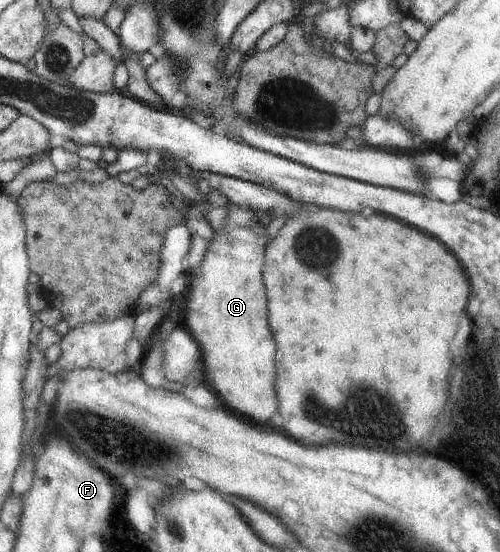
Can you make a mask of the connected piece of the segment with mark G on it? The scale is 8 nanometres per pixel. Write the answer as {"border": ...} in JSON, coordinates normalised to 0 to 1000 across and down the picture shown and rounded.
{"border":[[[456,368],[450,373],[450,393],[446,406],[440,413],[426,418],[424,428],[418,431],[416,446],[406,460],[402,476],[392,486],[380,486],[370,495],[372,505],[380,520],[372,524],[370,531],[376,542],[372,542],[372,563],[368,563],[368,580],[362,589],[370,600],[388,614],[388,620],[396,625],[402,641],[404,672],[420,687],[424,701],[428,701],[430,716],[440,719],[452,732],[458,745],[466,750],[474,750],[478,755],[488,757],[500,766],[516,763],[512,770],[528,775],[532,763],[544,763],[540,770],[548,774],[548,757],[554,746],[550,726],[550,683],[548,672],[544,672],[544,650],[548,650],[548,621],[544,621],[544,607],[536,600],[536,589],[532,589],[532,556],[528,556],[528,520],[520,513],[520,487],[526,484],[526,460],[534,444],[534,426],[530,424],[530,411],[520,408],[514,400],[512,382]]]}

